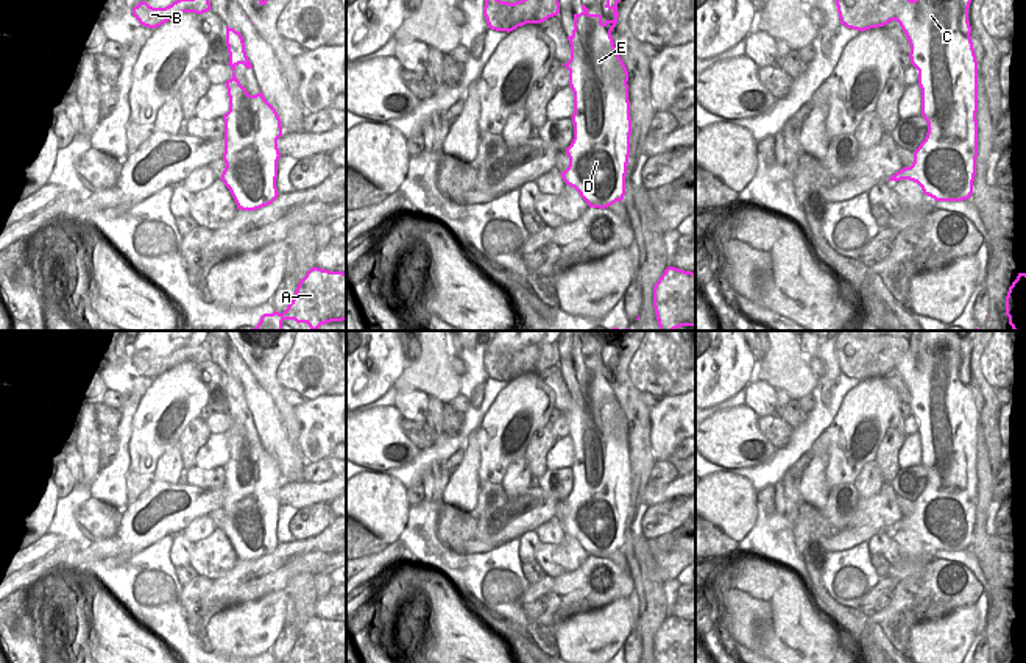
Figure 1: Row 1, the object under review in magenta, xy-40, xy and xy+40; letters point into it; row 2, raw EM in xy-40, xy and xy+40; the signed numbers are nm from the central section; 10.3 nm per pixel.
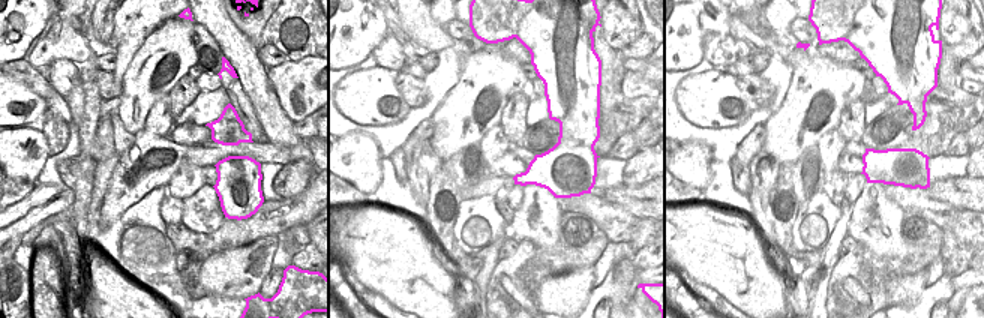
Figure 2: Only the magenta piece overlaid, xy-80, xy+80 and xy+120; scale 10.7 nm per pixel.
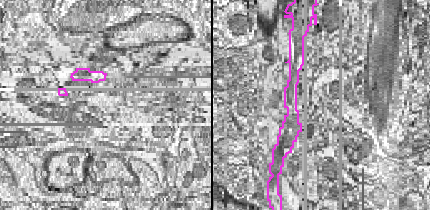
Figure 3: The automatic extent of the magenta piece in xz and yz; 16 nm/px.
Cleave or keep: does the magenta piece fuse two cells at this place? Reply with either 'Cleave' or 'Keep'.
Keep

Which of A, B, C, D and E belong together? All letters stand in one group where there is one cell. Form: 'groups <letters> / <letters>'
groups A B C D E

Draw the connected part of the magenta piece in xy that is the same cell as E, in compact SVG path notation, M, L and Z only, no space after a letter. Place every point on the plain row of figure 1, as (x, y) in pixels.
M588 331L599 339L599 348L607 348L605 357L613 360L613 370L602 370L600 363L589 363L582 354L582 362L574 363L574 379L568 385L571 409L564 415L569 420L569 435L574 441L574 488L566 498L568 518L560 523L563 530L574 537L589 557L605 558L625 544L625 524L630 505L630 451L628 421L621 409L611 381L617 373L617 353L622 348L621 331Z

